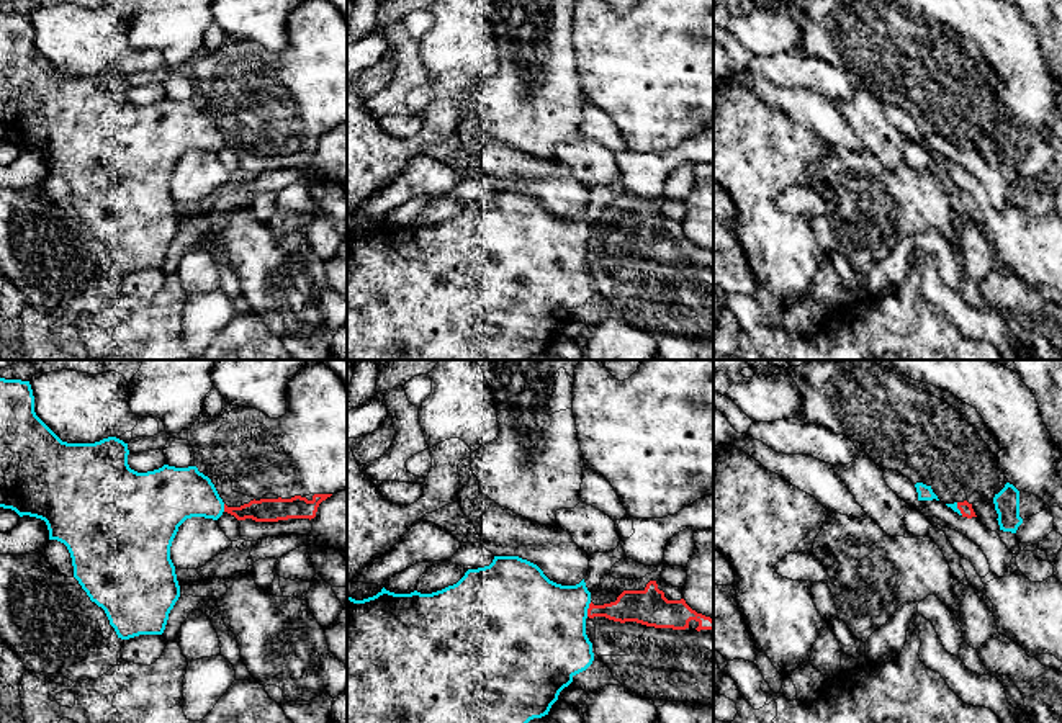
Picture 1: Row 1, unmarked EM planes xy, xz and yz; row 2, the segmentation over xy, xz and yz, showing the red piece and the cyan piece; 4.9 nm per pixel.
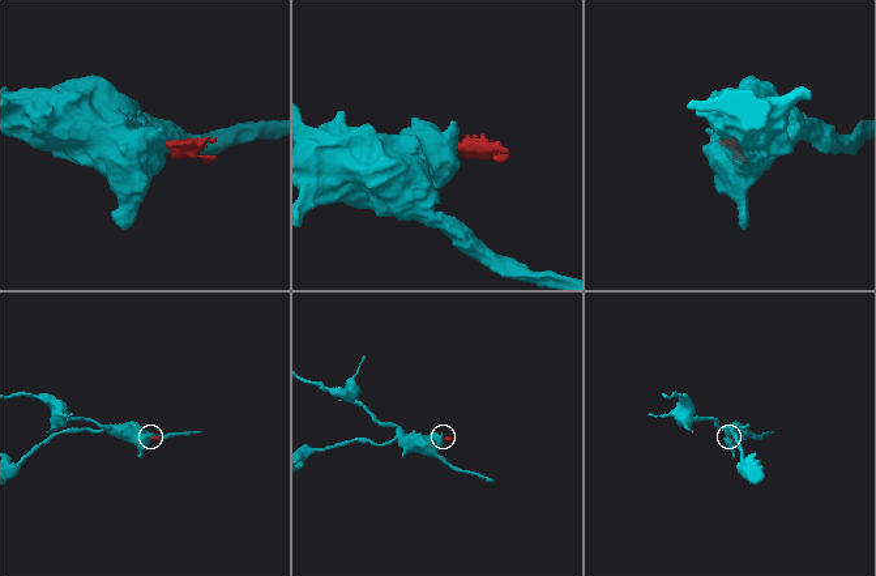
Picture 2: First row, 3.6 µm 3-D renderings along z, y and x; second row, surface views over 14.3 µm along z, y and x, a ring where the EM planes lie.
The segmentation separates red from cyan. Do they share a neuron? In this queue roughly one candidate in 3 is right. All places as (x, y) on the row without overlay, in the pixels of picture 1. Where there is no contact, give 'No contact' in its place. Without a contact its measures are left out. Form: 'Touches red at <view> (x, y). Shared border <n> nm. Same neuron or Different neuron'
Touches red at xz (588, 242). Shared border 80 nm. Different neuron

